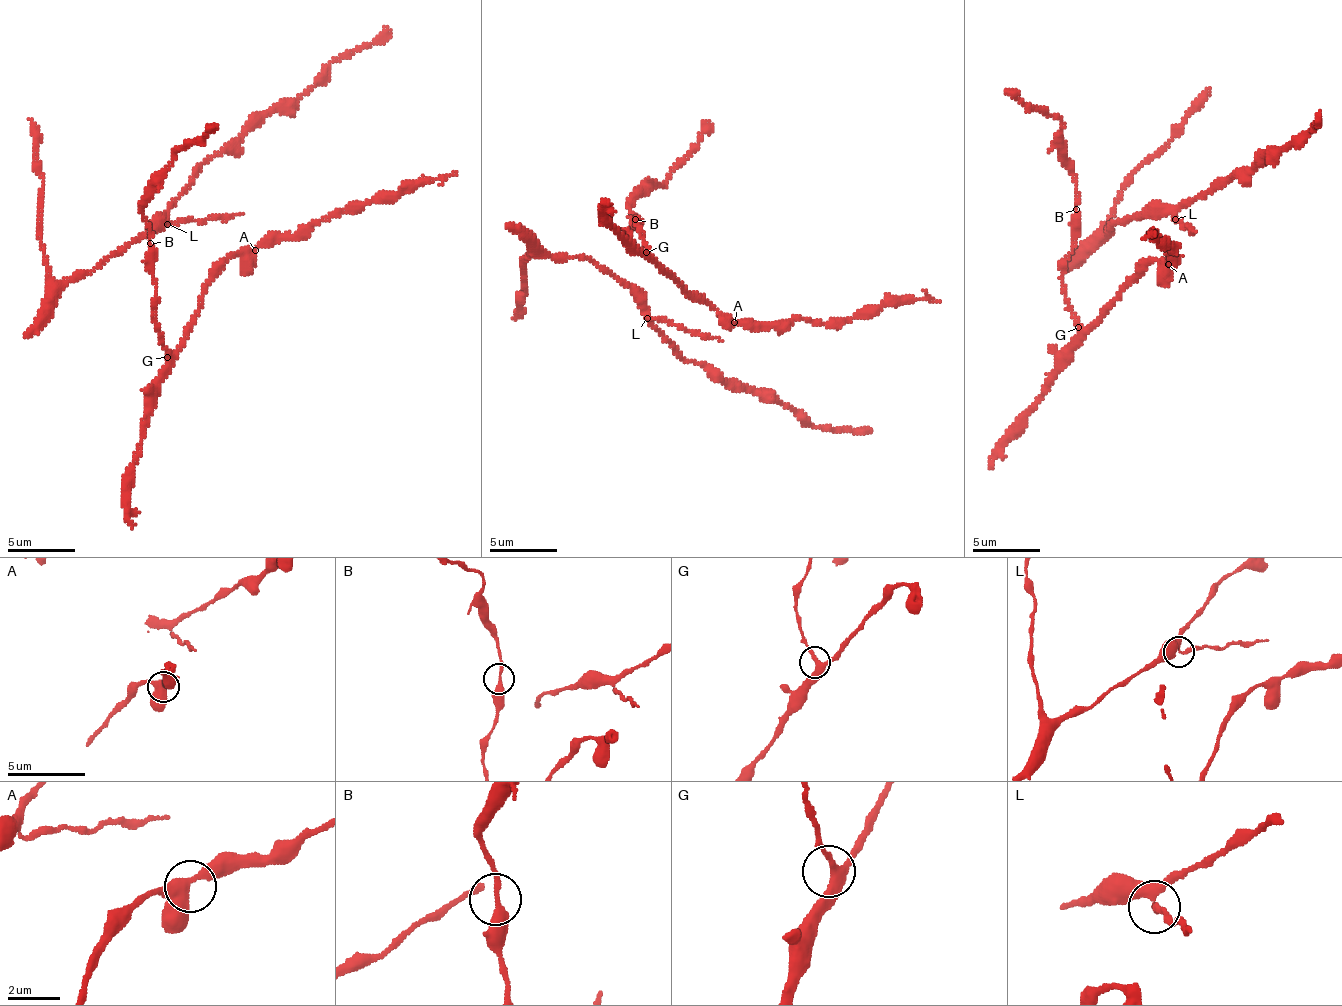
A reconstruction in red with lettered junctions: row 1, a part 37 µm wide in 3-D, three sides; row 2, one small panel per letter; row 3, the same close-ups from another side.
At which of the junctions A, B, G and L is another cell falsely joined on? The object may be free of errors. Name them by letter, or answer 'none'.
L

